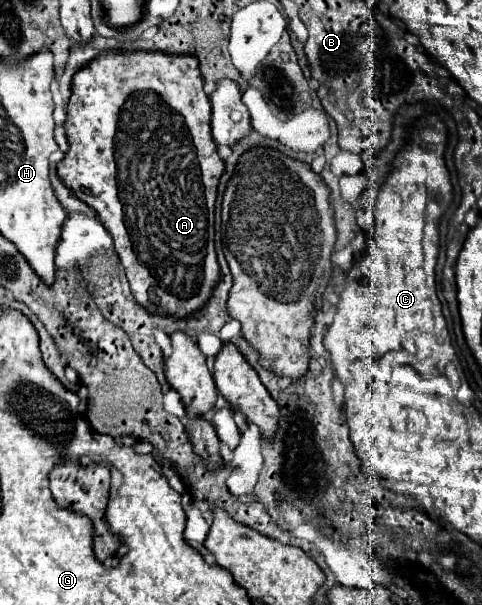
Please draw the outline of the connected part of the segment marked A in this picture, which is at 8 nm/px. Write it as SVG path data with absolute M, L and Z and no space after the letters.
M144 51L100 55L98 59L94 59L90 65L86 65L74 75L72 97L68 103L68 117L66 117L66 137L68 137L70 149L66 157L58 163L60 181L70 191L74 191L74 195L80 201L84 201L88 207L92 207L98 213L100 223L112 235L116 253L126 269L126 277L136 303L154 315L166 315L176 319L184 319L200 311L206 305L206 301L212 297L212 291L220 281L220 265L214 249L214 209L216 209L218 181L224 173L224 163L218 157L218 145L216 141L212 141L212 135L210 135L210 101L202 85L204 83L200 77L198 61L192 55L168 57L164 53L144 53Z

